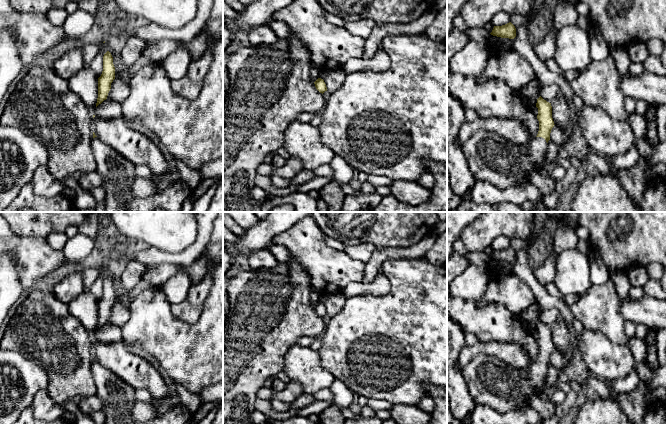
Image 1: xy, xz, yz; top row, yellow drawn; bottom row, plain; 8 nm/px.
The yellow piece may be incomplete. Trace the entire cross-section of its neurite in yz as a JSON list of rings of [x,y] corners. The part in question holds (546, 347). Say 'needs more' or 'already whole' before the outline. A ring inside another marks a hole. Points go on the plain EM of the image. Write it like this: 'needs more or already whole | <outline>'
needs more | [[[540,320],[537,323],[536,331],[538,332],[539,355],[528,370],[512,368],[504,361],[485,354],[477,355],[464,367],[462,370],[463,378],[466,381],[470,396],[477,405],[489,407],[498,413],[506,413],[529,406],[527,399],[530,396],[546,396],[543,388],[547,376],[547,367],[555,348],[552,342],[551,327]]]

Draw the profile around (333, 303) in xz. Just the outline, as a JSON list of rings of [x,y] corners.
[[[343,293],[331,294],[327,296],[321,296],[319,302],[323,303],[327,315],[331,318],[339,313],[346,303],[347,298]]]

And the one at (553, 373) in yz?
[[[549,364],[547,367],[547,376],[544,383],[544,392],[547,396],[554,388],[556,388],[556,384],[559,380],[561,373],[563,372],[562,369],[558,369],[554,367],[552,364]]]

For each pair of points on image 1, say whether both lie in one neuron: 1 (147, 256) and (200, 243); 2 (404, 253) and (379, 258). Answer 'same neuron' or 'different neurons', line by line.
1: same neuron
2: same neuron

